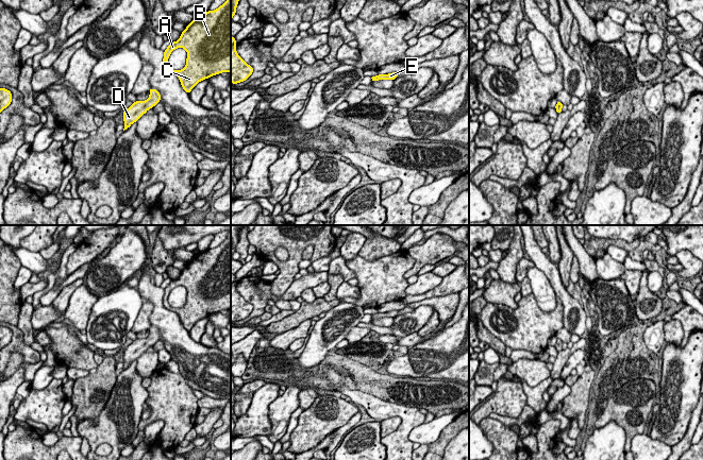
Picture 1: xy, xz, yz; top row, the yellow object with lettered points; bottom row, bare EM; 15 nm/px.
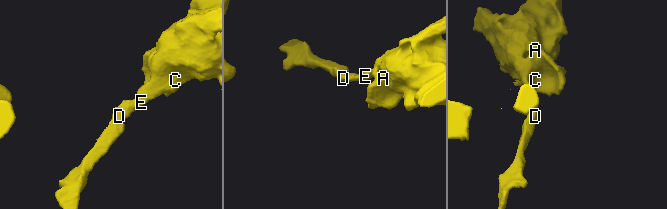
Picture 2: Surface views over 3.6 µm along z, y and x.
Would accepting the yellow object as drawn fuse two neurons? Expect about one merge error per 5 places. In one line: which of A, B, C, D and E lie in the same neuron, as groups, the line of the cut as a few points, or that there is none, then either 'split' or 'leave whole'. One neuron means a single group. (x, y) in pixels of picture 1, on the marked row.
A B C D E; no cut; leave whole

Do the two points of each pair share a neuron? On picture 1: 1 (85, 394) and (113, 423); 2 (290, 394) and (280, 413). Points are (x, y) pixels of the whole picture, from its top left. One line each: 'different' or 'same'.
1: different
2: same

